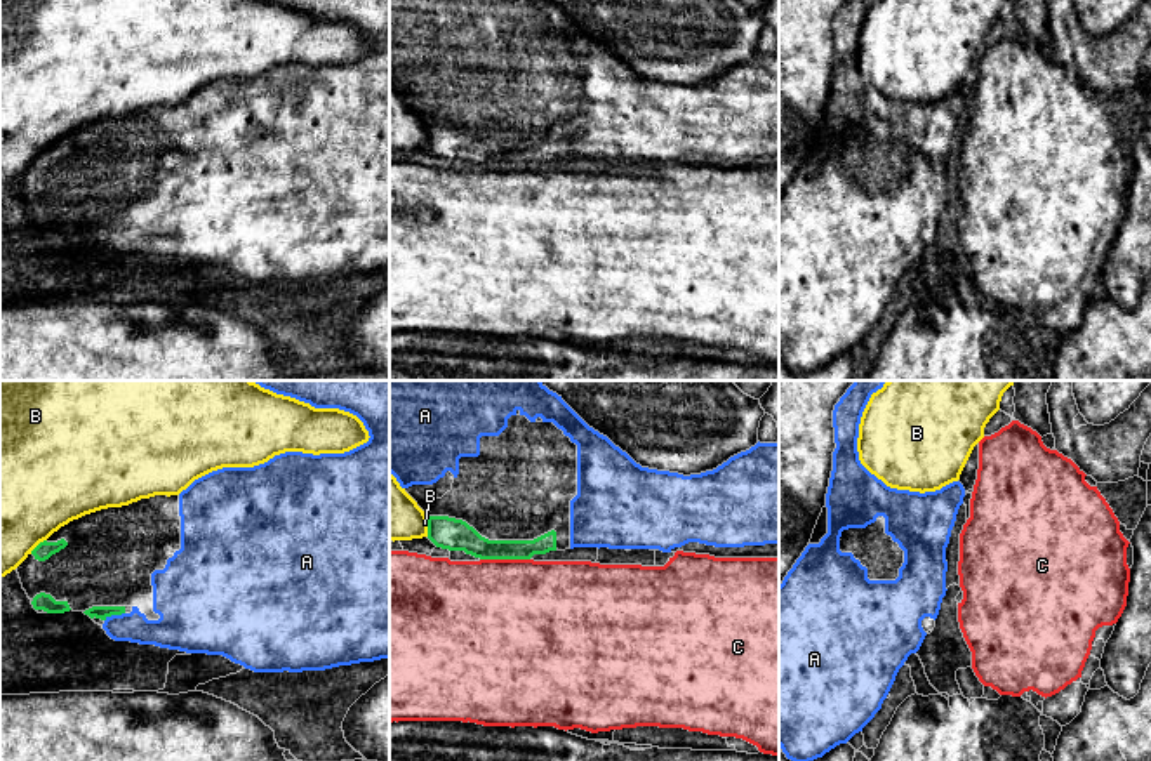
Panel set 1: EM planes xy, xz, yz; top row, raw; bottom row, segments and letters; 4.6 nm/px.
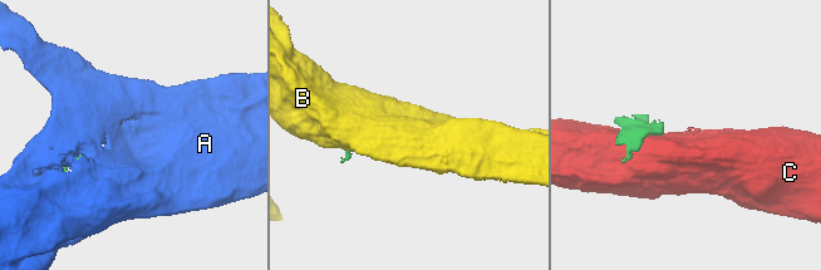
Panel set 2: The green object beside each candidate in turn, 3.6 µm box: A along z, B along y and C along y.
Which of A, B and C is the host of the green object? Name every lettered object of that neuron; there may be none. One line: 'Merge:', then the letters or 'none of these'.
Merge: A

